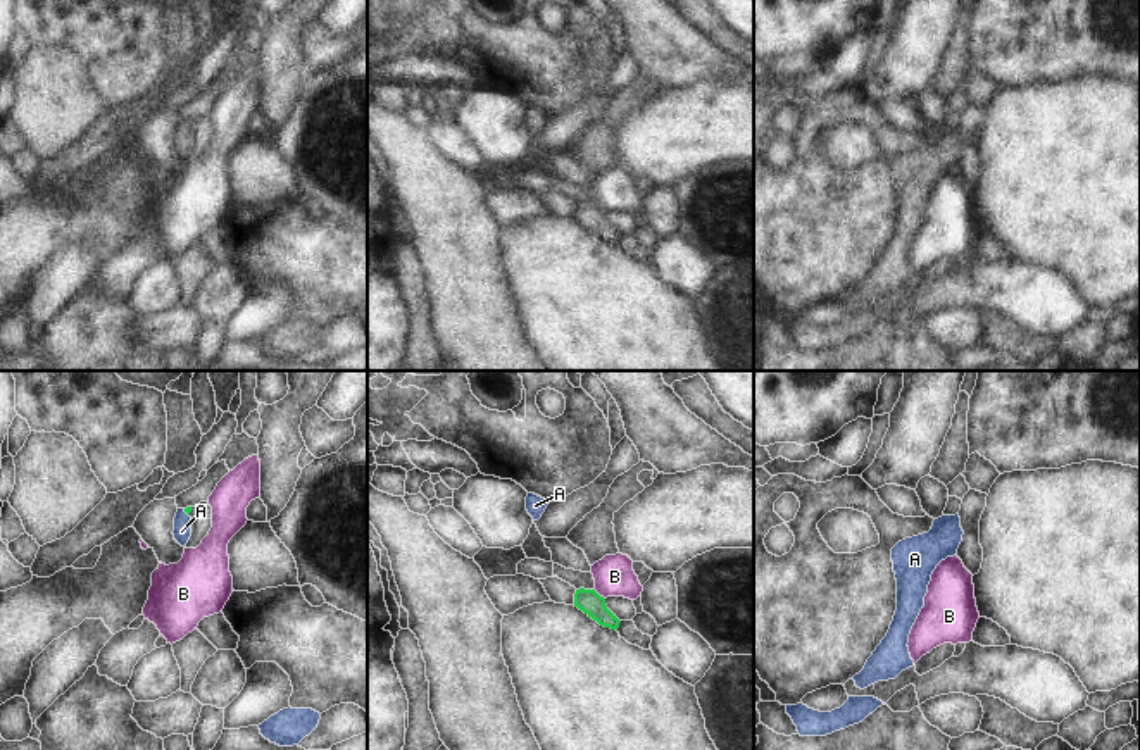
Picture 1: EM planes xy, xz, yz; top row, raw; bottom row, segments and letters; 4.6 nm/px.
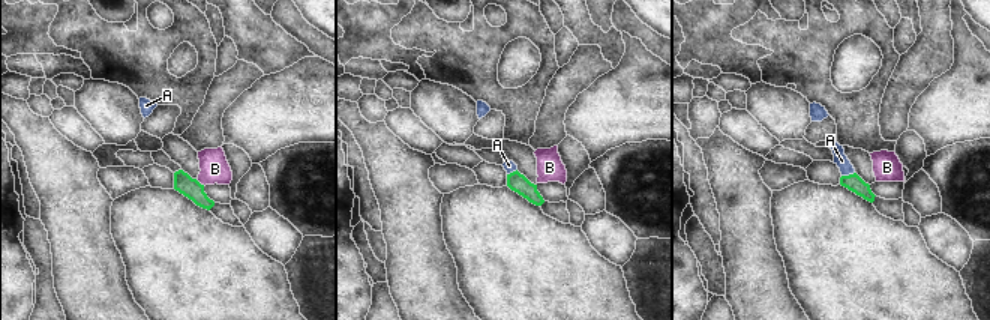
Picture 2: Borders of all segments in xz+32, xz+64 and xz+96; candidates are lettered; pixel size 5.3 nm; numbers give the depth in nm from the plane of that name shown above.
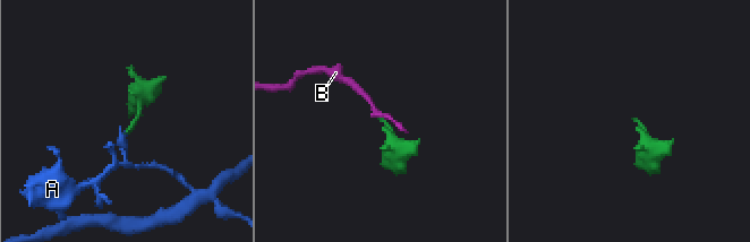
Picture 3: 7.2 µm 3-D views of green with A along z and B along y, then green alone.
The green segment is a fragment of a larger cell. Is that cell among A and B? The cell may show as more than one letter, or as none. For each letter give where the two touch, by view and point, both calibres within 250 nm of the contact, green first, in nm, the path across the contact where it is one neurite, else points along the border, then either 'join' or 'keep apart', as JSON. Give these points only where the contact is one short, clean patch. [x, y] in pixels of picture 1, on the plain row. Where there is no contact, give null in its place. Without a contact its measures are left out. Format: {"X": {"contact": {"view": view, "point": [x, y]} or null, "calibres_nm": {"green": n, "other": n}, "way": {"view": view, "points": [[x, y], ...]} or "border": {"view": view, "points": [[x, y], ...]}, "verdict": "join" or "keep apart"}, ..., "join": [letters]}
{"A": {"contact": {"view": "xy", "point": [185, 124]}, "calibres_nm": {"green": 30, "other": 80}, "way": {"view": "xy", "points": [[188, 123], [185, 124], [181, 145]]}, "verdict": "join"}, "B": {"contact": {"view": "xz", "point": [597, 207]}, "calibres_nm": {"green": 110, "other": 190}, "border": {"view": "xz", "points": [[594, 202], [604, 212]]}, "verdict": "keep apart"}, "join": ["A"]}

